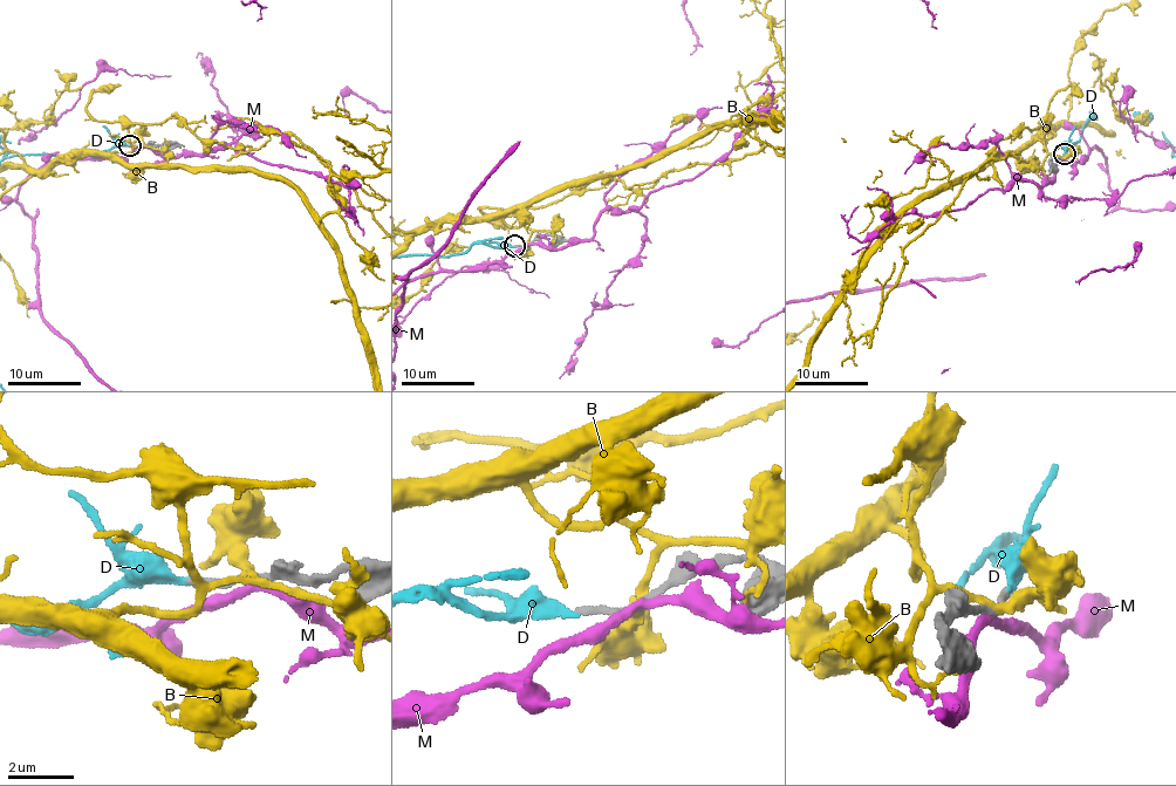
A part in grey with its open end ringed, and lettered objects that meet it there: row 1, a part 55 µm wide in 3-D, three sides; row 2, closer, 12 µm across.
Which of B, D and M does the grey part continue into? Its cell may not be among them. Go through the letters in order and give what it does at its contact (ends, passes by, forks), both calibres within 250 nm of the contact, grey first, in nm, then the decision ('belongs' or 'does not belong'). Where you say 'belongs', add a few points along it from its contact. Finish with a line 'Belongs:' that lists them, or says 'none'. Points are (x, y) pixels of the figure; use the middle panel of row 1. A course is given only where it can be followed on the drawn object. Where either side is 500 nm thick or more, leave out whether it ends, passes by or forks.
B: it passes by | 190/280 nm | does not belong
D: it ends | 240/280 nm | belongs
M: it passes by | 190/260 nm | does not belong
Belongs: D

